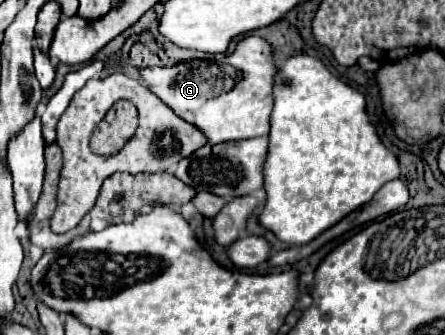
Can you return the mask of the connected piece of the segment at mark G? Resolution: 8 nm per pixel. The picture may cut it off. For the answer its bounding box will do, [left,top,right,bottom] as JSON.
[157,37,277,143]

